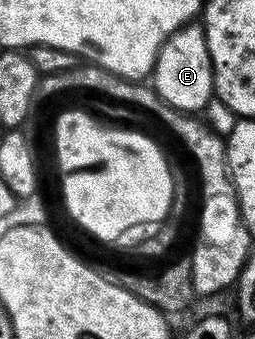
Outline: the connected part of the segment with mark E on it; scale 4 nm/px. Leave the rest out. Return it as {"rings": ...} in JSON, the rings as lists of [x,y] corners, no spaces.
{"rings":[[[191,23],[177,29],[162,44],[152,74],[152,88],[167,103],[181,113],[198,115],[214,97],[214,68],[210,62],[210,52],[206,42],[206,30],[201,24]]]}

